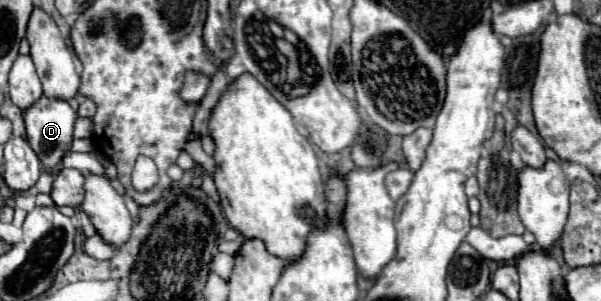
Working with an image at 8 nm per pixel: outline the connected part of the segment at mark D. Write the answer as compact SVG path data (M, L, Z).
M42 95L36 103L32 103L30 107L26 107L22 111L28 143L36 151L36 155L40 157L44 169L52 171L54 165L64 157L64 153L68 153L70 143L72 143L72 129L74 129L76 117L78 115L68 105L68 101L64 101L64 99L48 99L46 95Z

